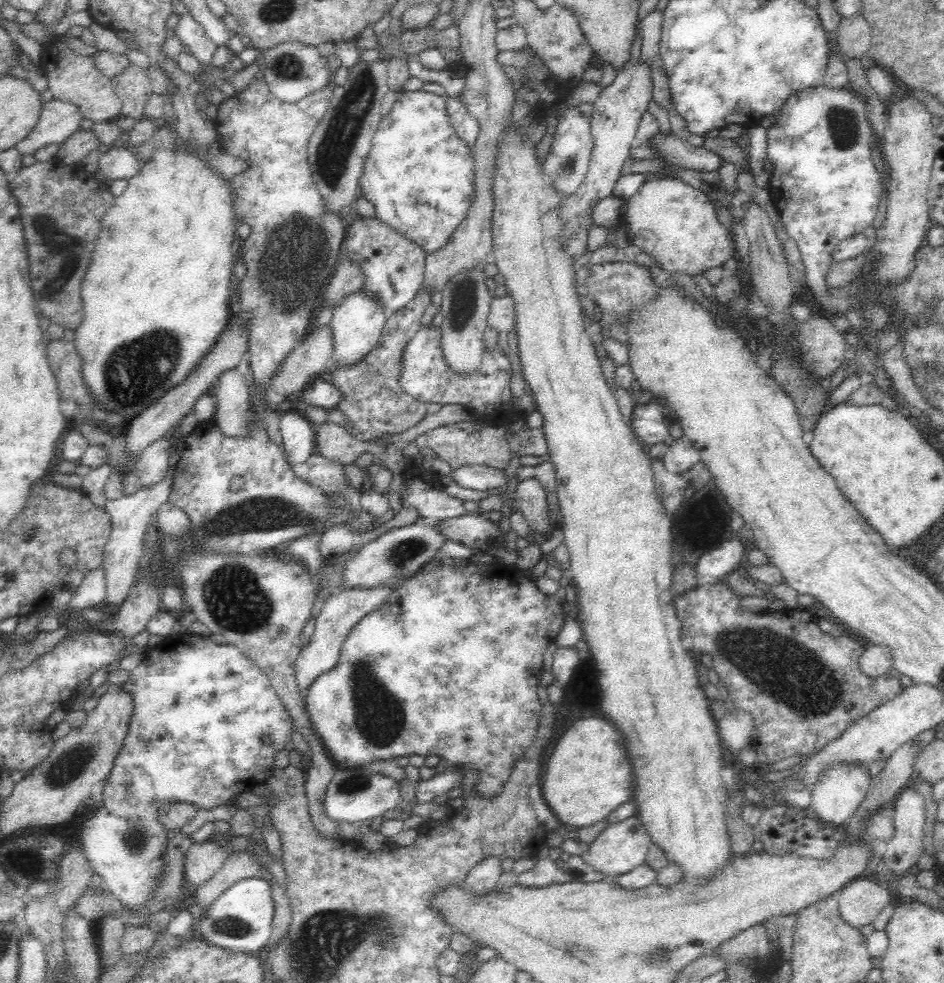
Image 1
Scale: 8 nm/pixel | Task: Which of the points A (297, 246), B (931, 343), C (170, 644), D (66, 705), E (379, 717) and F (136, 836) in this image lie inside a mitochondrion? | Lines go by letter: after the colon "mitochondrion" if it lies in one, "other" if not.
A: mitochondrion
B: other
C: other
D: other
E: mitochondrion
F: mitochondrion

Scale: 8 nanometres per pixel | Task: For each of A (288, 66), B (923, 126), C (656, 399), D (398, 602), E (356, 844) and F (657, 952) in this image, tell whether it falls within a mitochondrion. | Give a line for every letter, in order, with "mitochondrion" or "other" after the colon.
A: mitochondrion
B: other
C: other
D: other
E: other
F: mitochondrion

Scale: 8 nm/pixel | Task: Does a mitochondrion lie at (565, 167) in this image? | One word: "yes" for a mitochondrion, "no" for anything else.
yes

